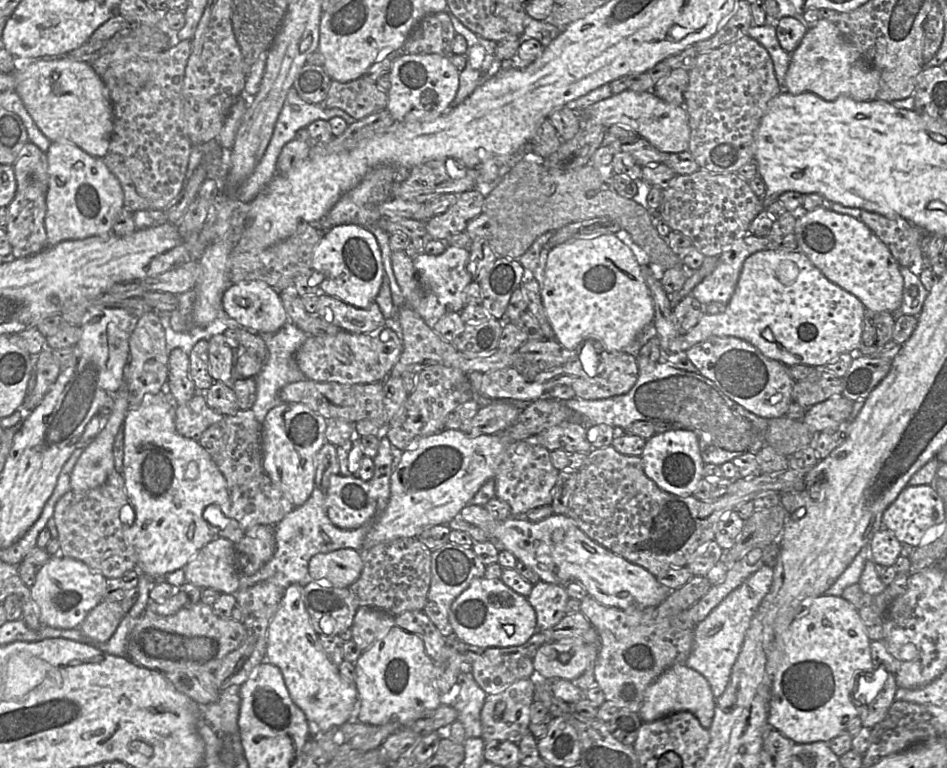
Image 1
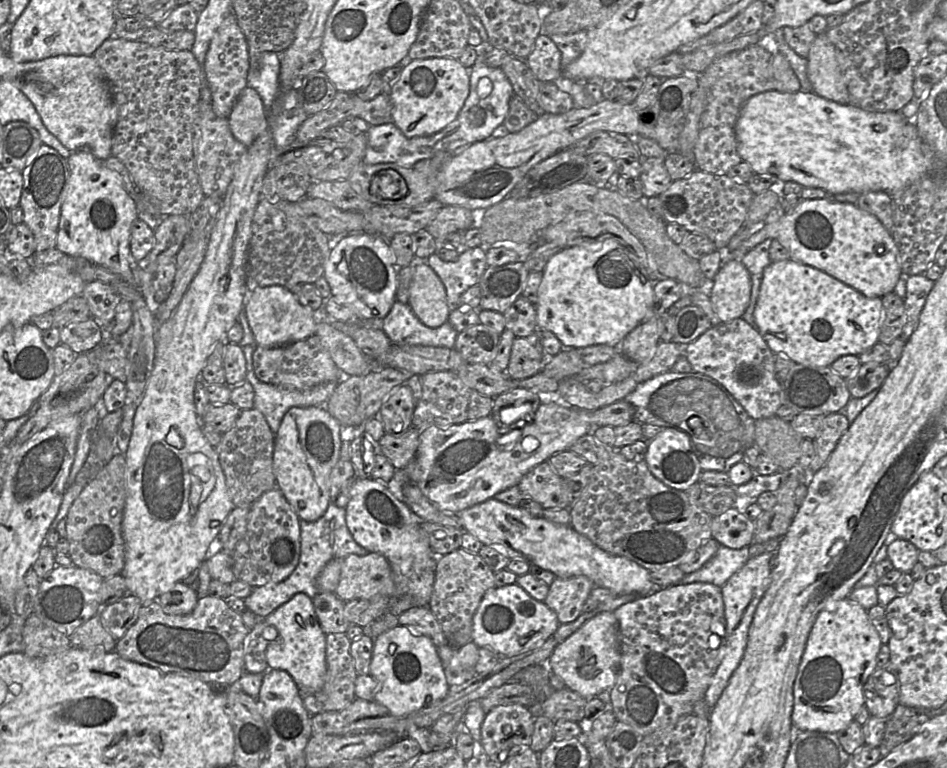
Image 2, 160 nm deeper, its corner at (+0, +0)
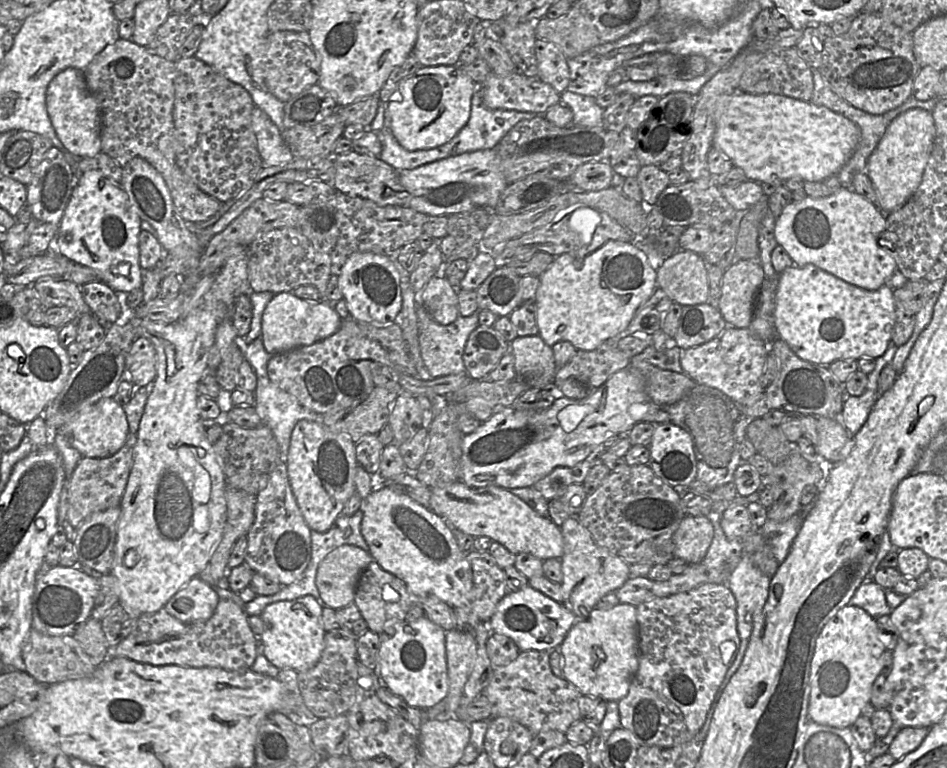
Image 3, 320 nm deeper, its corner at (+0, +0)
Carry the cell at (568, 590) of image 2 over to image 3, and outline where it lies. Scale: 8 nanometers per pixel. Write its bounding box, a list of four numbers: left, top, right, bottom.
[561,515,630,617]

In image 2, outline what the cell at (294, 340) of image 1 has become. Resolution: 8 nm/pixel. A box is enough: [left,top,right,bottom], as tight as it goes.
[242,345,338,434]

